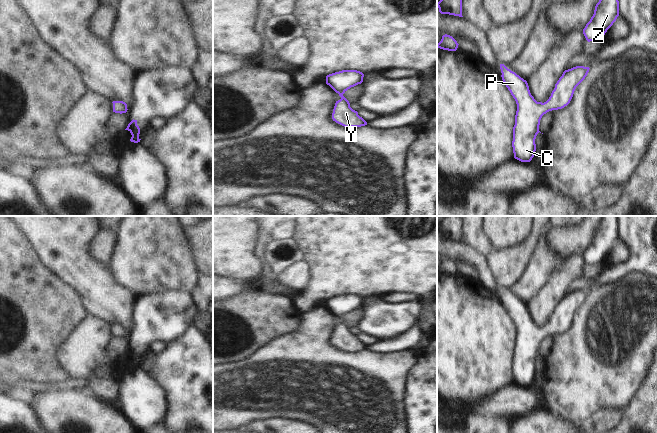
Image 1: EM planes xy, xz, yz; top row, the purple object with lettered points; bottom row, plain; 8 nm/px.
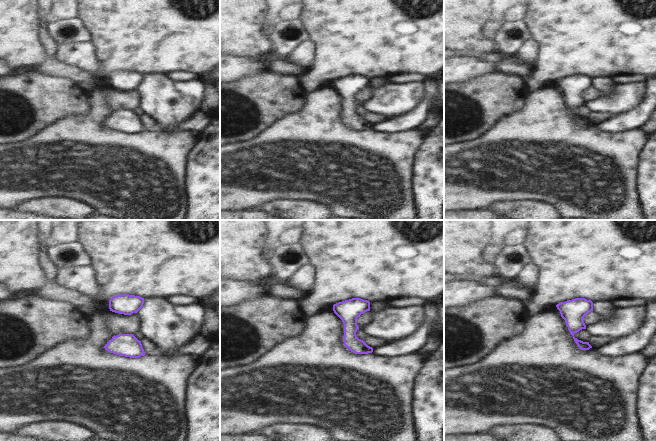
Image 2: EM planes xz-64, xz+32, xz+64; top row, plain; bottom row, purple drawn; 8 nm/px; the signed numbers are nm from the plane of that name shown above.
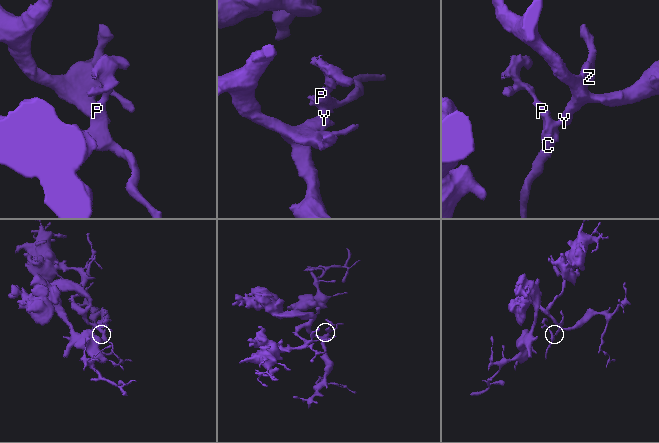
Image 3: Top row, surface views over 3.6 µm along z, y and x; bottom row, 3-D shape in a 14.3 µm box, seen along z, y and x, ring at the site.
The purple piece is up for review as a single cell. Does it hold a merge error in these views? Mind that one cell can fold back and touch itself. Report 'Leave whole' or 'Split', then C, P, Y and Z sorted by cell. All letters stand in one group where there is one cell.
Leave whole. Groups: C P Y Z

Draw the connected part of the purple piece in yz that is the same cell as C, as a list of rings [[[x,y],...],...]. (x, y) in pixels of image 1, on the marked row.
[[[500,64],[501,77],[511,95],[516,101],[517,111],[515,115],[515,125],[513,127],[513,153],[514,158],[521,162],[530,162],[536,151],[535,139],[539,131],[540,120],[544,114],[552,110],[562,109],[567,106],[574,94],[576,87],[585,79],[589,72],[589,67],[576,66],[565,70],[562,76],[555,84],[555,88],[549,99],[542,103],[537,102],[531,95],[529,86],[526,80],[521,78],[515,72],[508,69],[504,64]]]

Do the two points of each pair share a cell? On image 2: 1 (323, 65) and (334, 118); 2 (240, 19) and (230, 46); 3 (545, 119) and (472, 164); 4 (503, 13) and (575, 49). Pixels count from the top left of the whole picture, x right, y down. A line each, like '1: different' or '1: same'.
1: different
2: same
3: same
4: different

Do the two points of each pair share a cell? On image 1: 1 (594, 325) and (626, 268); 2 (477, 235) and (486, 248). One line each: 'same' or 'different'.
1: different
2: same

